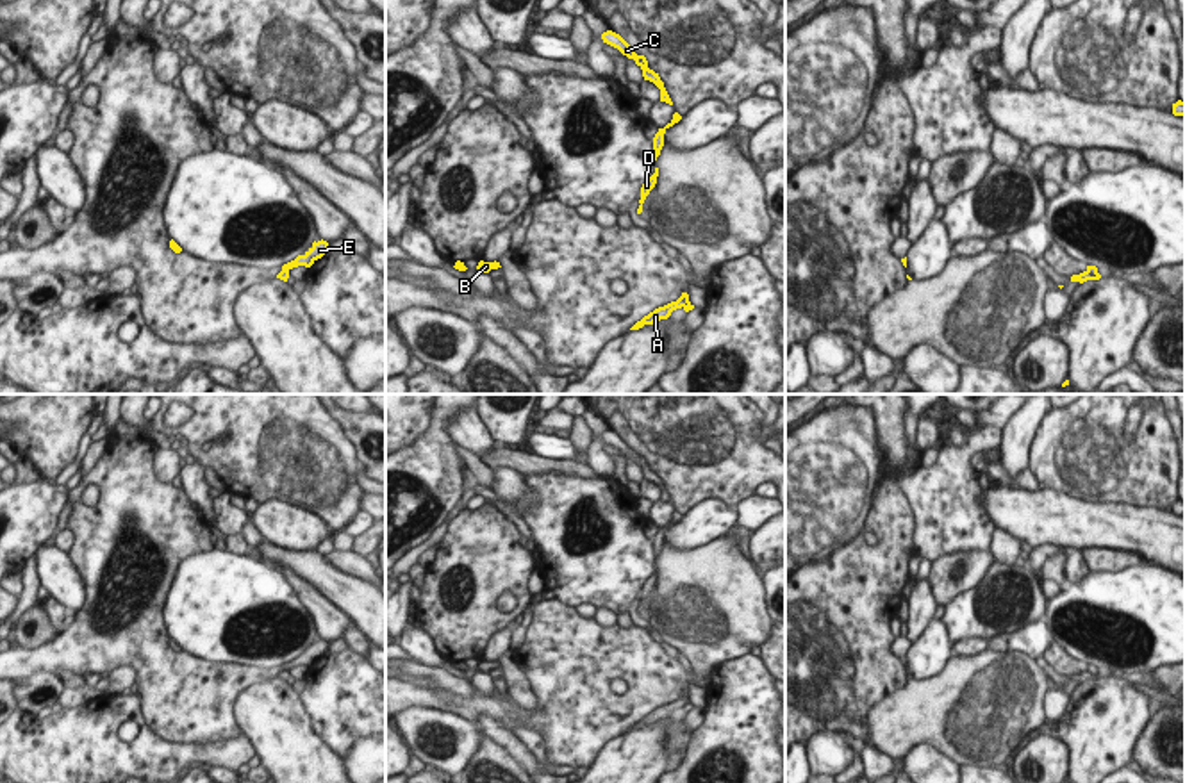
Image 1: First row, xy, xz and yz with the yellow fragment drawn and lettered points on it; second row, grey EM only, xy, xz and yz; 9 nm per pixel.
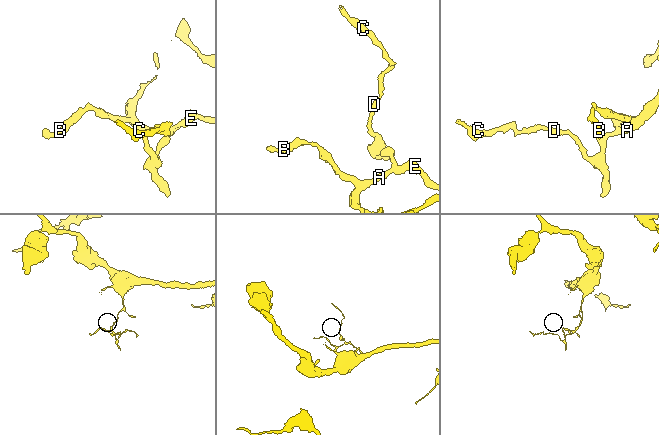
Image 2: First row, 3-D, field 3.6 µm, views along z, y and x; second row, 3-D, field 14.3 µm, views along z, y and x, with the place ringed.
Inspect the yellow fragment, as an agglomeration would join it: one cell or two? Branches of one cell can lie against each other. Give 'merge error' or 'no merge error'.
merge error

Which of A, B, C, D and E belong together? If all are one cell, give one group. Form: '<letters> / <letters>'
A B E / C D

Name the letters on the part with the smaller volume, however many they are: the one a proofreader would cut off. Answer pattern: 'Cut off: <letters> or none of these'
Cut off: C, D

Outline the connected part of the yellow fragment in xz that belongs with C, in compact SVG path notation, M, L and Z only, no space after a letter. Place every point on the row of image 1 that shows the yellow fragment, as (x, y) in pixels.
M612 30L603 32L601 39L603 39L603 43L617 48L628 59L634 59L635 64L642 70L644 80L653 82L660 89L660 102L673 105L673 102L664 87L664 82L660 80L659 73L655 73L653 70L648 68L648 61L644 55L637 55L635 50L619 34L616 34Z

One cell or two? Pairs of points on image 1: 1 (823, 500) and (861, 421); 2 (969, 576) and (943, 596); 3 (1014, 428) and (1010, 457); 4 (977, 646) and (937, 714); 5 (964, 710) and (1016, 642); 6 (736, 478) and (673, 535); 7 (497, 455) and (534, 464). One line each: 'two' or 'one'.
1: one
2: one
3: one
4: two
5: two
6: two
7: one

